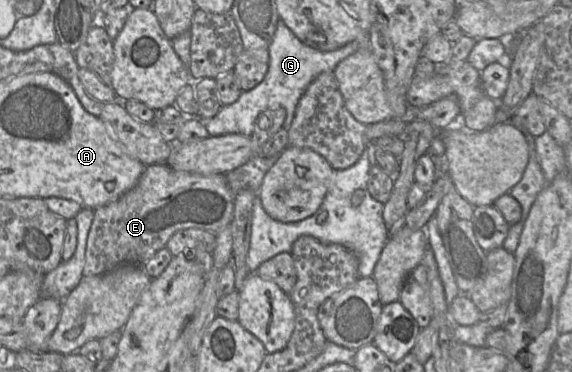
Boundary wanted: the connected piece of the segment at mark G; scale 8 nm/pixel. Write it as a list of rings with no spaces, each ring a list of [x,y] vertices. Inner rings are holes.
[[[280,19],[269,45],[269,67],[264,79],[253,89],[243,91],[237,101],[224,105],[211,119],[205,121],[210,136],[241,134],[250,137],[257,117],[267,109],[284,108],[286,118],[283,128],[288,130],[294,119],[297,104],[310,83],[323,72],[333,72],[335,67],[358,49],[370,49],[369,38],[356,39],[333,51],[319,51],[301,42]]]

